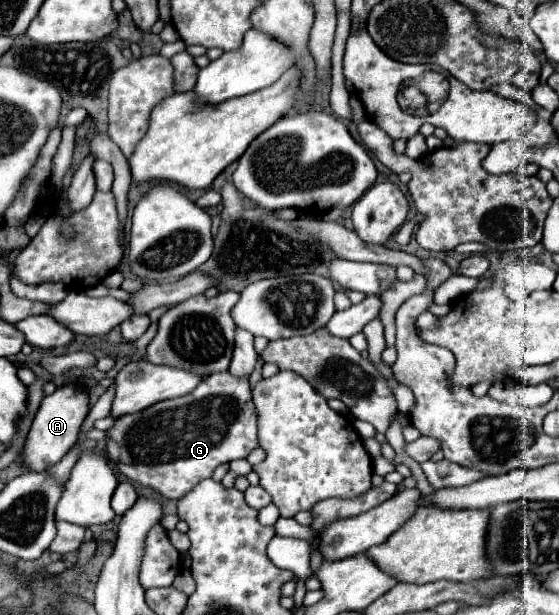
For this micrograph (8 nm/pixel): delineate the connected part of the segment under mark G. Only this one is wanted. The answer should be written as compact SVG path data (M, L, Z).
M230 372L210 374L192 394L162 400L140 412L118 416L106 436L106 456L122 476L134 484L146 486L164 498L180 498L198 482L212 476L214 468L238 458L246 458L258 446L256 410L250 396L248 376L230 376Z

